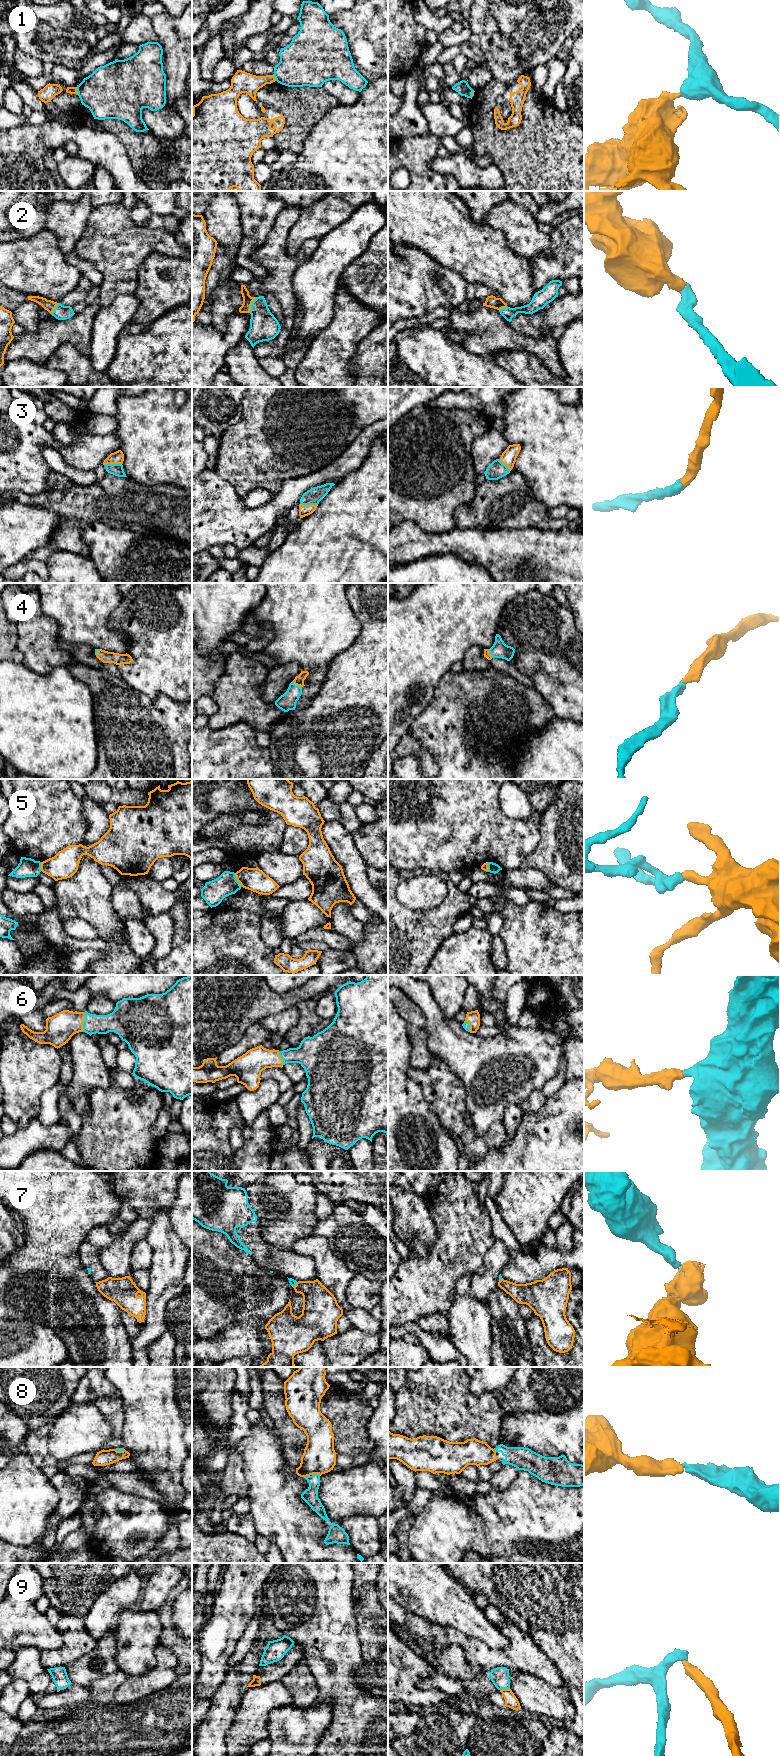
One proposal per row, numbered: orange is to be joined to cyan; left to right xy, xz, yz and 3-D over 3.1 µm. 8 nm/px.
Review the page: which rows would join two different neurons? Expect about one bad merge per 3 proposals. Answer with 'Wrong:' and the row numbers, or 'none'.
Wrong: 1, 5, 7, 9

